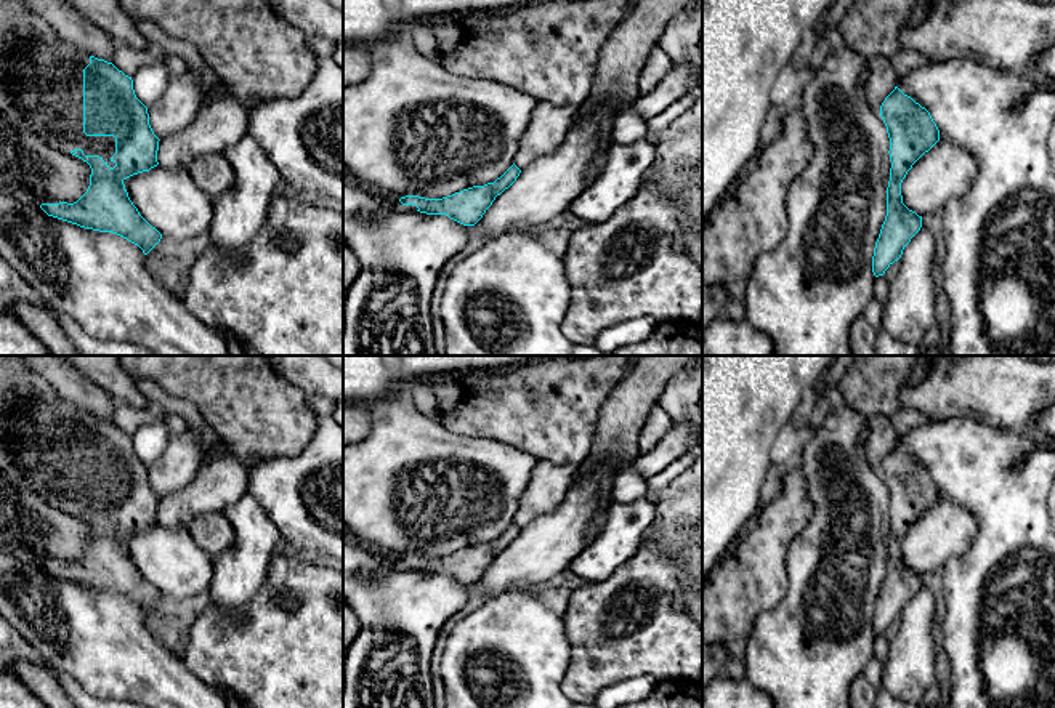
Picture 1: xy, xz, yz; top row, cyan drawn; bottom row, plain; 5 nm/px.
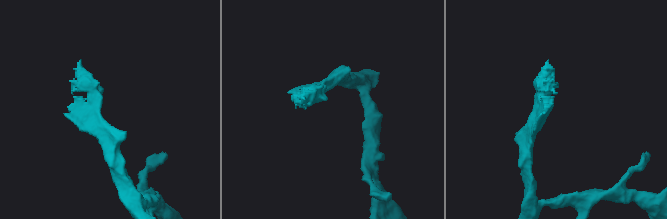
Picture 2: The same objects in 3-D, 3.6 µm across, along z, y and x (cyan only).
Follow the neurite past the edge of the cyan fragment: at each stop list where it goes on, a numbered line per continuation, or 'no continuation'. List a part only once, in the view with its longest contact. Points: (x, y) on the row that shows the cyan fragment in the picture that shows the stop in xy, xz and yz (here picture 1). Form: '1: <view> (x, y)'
1: xy (50, 87)

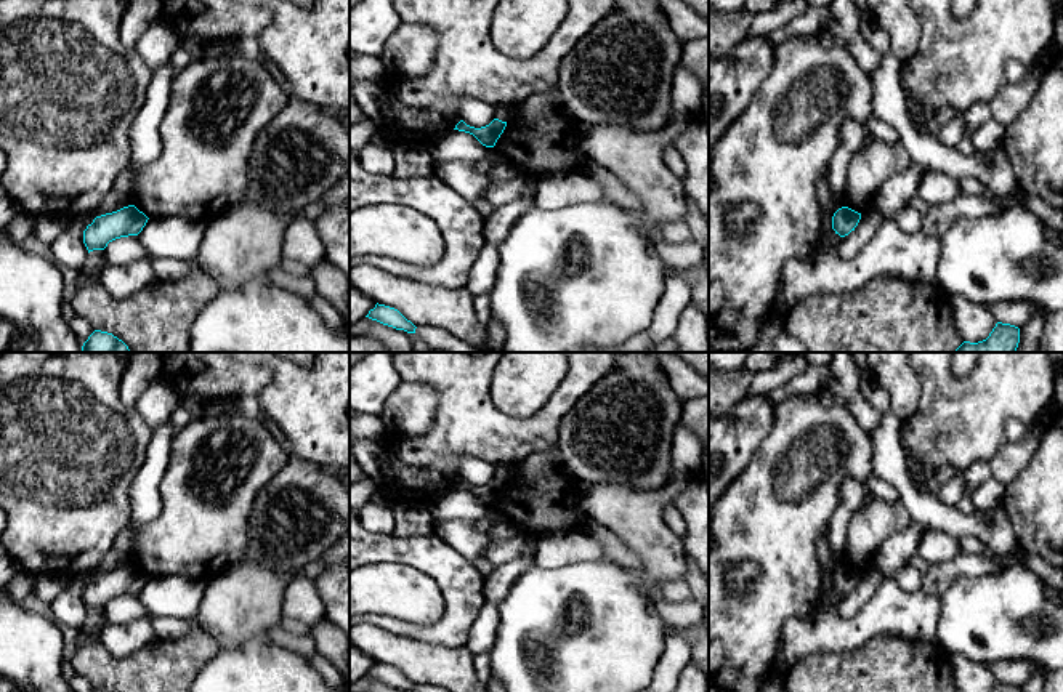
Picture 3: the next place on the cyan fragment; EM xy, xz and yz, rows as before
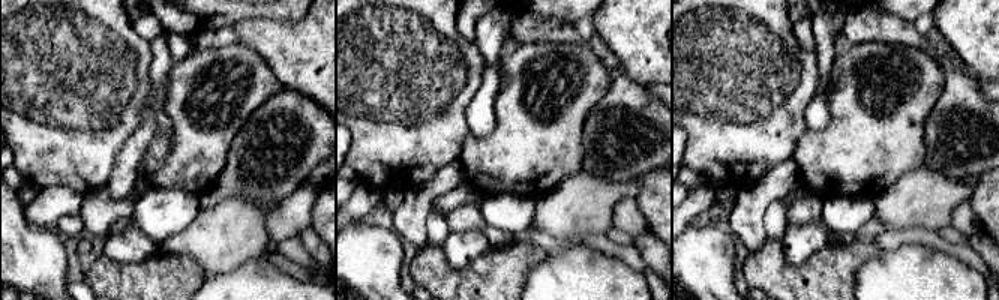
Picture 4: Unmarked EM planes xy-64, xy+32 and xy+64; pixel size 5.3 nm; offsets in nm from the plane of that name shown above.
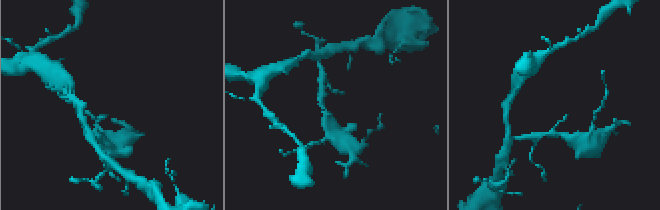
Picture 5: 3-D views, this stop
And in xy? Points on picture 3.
no continuation

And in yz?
no continuation

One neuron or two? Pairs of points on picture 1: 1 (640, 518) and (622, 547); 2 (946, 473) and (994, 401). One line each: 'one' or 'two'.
1: one
2: two

